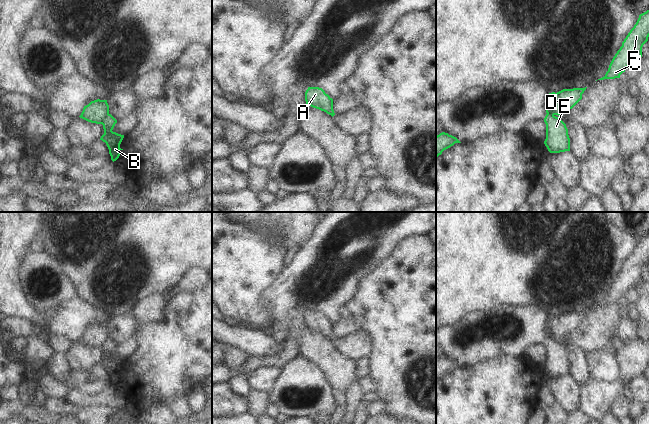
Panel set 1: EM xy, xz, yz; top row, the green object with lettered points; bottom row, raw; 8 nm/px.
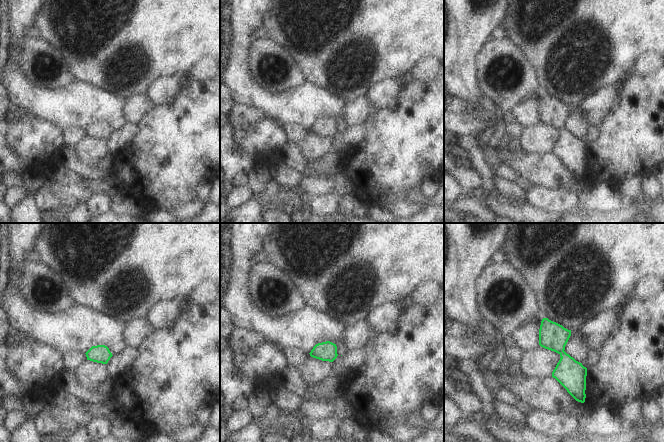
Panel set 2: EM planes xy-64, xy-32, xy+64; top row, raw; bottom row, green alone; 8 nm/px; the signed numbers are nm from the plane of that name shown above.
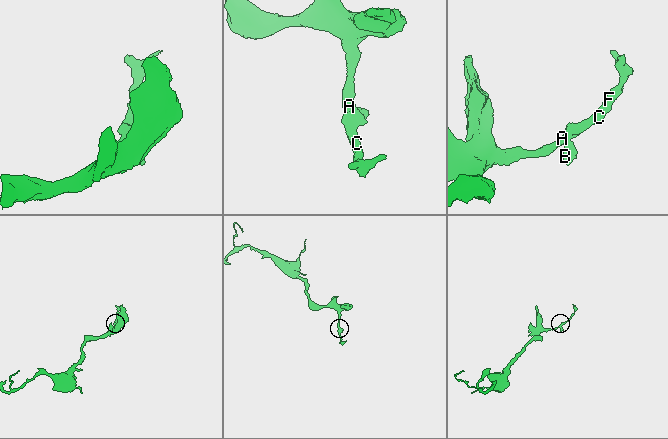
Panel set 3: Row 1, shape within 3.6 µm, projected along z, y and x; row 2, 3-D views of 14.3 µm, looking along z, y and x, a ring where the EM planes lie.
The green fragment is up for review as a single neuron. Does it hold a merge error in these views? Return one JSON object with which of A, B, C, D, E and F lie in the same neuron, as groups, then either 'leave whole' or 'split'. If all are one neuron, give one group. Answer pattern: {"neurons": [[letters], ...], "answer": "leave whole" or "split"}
{"neurons": [["A", "C", "D", "F"], ["B", "E"]], "answer": "split"}

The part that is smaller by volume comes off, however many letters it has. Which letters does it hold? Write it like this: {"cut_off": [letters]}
{"cut_off": ["B", "E"]}

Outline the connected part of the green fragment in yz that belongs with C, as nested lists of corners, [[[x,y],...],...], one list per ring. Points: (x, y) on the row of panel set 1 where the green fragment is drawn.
[[[649,10],[639,15],[622,46],[613,57],[605,76],[598,79],[615,79],[625,72],[630,64],[642,57],[642,47],[649,37]]]

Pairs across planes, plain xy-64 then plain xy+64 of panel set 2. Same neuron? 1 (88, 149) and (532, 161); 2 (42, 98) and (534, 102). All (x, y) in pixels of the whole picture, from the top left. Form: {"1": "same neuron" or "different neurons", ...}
{"1": "different neurons", "2": "same neuron"}

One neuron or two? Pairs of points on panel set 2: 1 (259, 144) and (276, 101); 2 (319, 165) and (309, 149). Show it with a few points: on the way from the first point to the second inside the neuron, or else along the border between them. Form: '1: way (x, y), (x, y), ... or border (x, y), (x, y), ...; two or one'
1: border (265, 117), (276, 121), (280, 125); two
2: border (330, 150), (316, 160), (307, 162); two

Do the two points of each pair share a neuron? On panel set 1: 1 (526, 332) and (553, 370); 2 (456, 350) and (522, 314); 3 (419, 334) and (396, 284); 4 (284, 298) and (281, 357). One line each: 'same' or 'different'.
1: same
2: same
3: same
4: same

